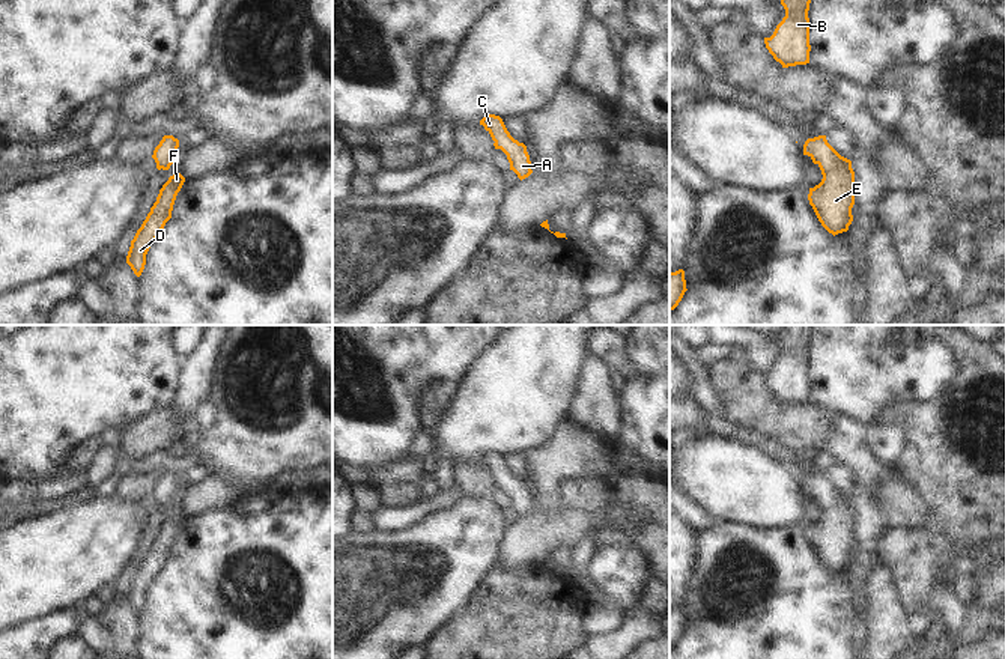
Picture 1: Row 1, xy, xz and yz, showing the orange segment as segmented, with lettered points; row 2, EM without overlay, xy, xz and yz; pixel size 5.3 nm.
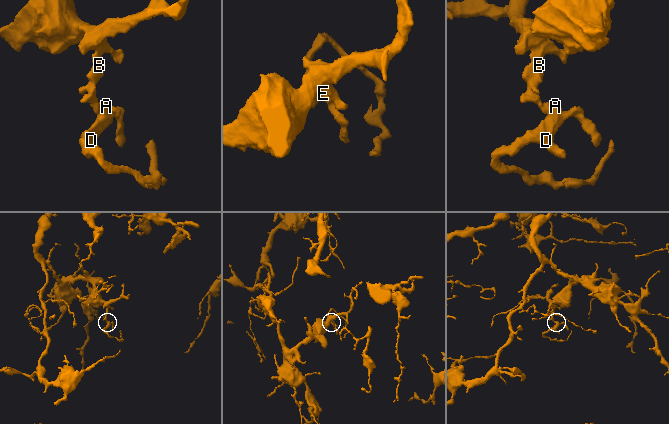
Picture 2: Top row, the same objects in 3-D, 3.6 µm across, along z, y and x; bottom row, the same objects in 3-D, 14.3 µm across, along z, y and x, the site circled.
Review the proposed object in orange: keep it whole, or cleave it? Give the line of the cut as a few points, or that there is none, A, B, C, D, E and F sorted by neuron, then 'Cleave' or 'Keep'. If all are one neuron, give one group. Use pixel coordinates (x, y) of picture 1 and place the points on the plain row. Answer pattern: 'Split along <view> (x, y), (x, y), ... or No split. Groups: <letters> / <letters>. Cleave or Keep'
No split. Groups: A B C D E F. Keep.

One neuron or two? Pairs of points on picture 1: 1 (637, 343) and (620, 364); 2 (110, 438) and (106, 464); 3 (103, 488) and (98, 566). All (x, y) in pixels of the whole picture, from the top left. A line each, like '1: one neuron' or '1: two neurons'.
1: two neurons
2: one neuron
3: two neurons

